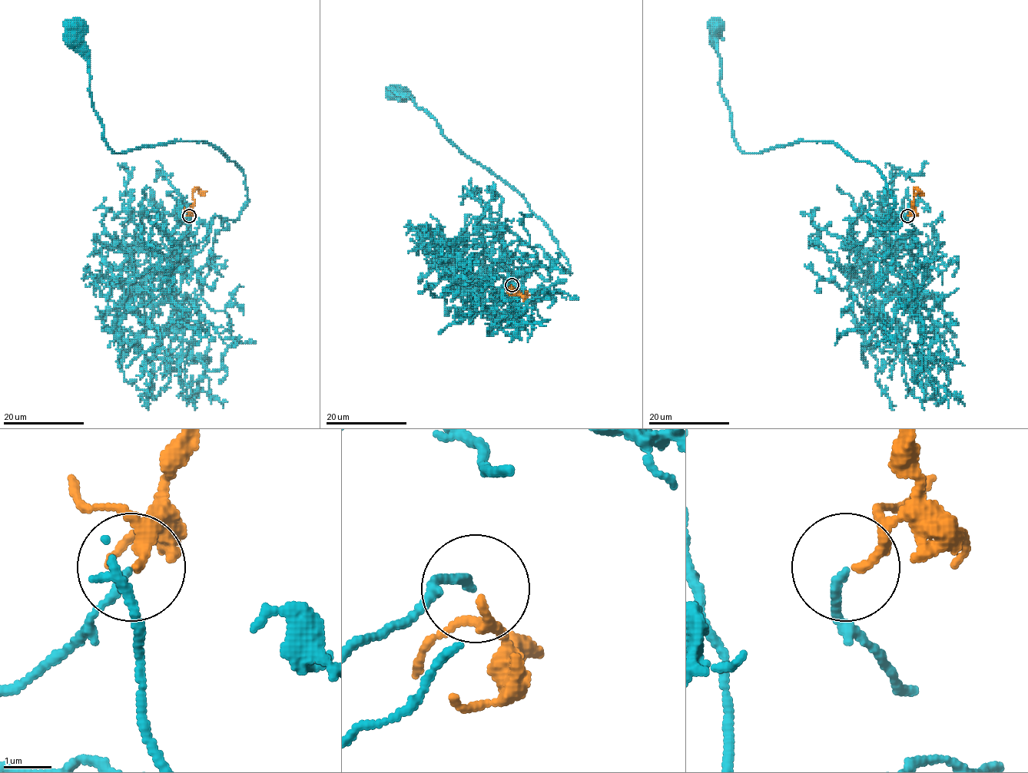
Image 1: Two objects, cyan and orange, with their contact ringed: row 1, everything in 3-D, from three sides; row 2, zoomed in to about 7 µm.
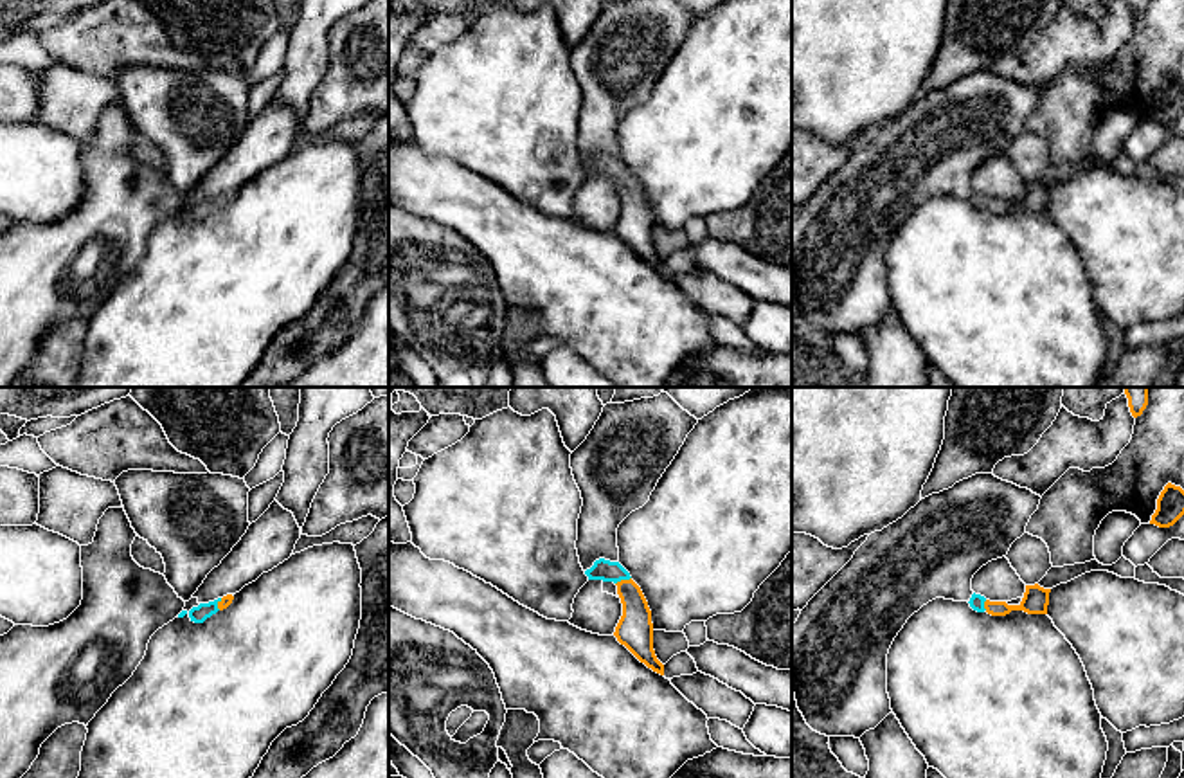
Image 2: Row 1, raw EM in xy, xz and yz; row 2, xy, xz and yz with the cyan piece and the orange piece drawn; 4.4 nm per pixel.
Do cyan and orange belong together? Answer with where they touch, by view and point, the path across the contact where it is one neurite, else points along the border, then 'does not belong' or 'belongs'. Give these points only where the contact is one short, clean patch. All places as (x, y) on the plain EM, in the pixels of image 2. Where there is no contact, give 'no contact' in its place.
contact xz (623, 175); way xz (603, 166), (614, 168), (623, 175), (634, 199), (634, 227); belongs

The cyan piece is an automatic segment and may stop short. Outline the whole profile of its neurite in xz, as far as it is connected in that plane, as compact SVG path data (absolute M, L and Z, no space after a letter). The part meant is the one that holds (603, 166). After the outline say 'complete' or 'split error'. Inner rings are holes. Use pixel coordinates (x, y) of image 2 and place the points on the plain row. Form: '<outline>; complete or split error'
M599 155L585 167L585 171L588 176L614 178L617 182L623 213L614 232L641 259L664 272L664 261L657 256L653 247L651 207L641 184L632 176L630 169L619 158Z; split error

